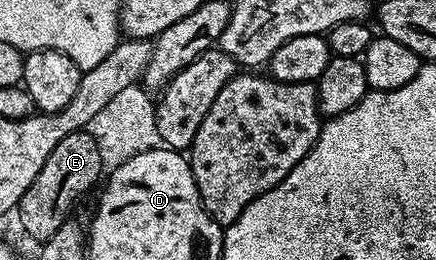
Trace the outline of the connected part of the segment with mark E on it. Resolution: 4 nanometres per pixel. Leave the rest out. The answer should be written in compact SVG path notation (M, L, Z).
M89 129L66 134L64 140L60 140L60 144L52 148L52 156L44 160L44 168L36 172L36 180L28 184L28 192L20 196L16 215L18 214L18 222L22 225L23 232L28 237L35 238L35 243L38 244L56 236L59 228L71 217L70 209L77 204L78 197L88 193L94 185L97 187L103 174L100 151Z

